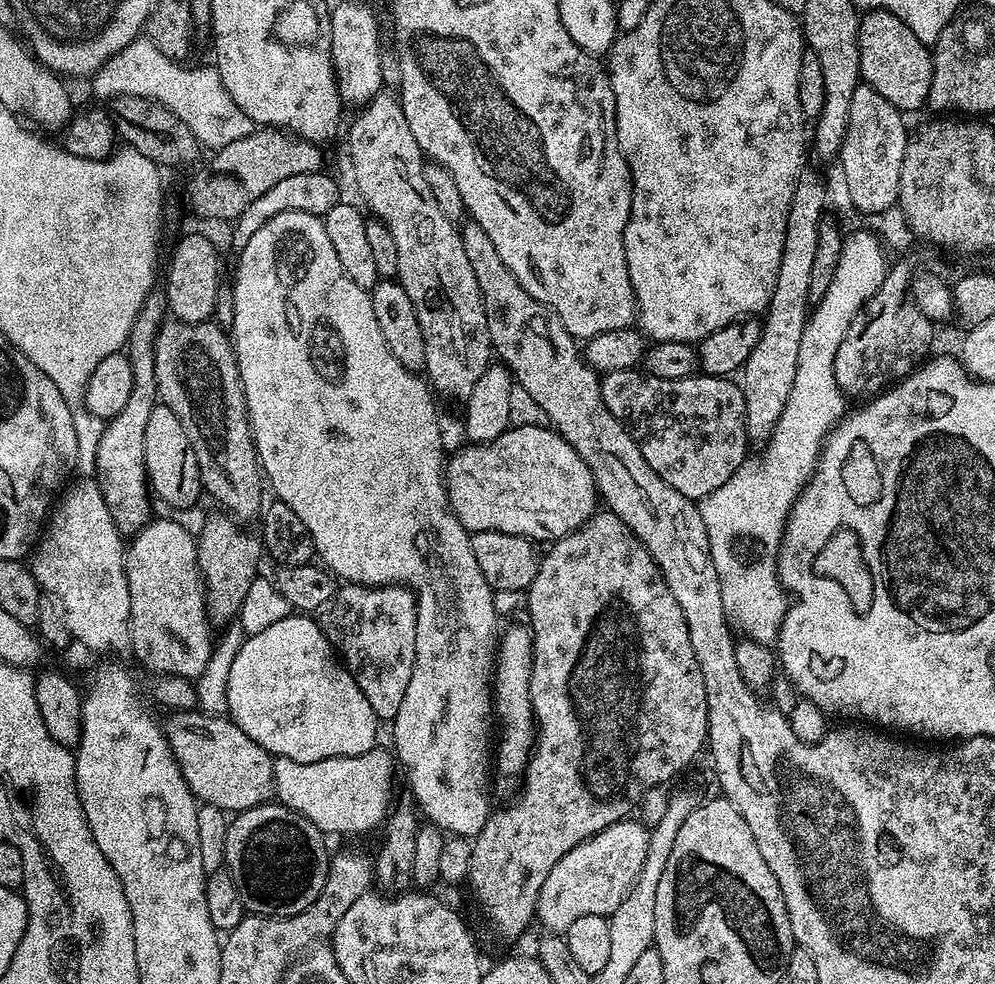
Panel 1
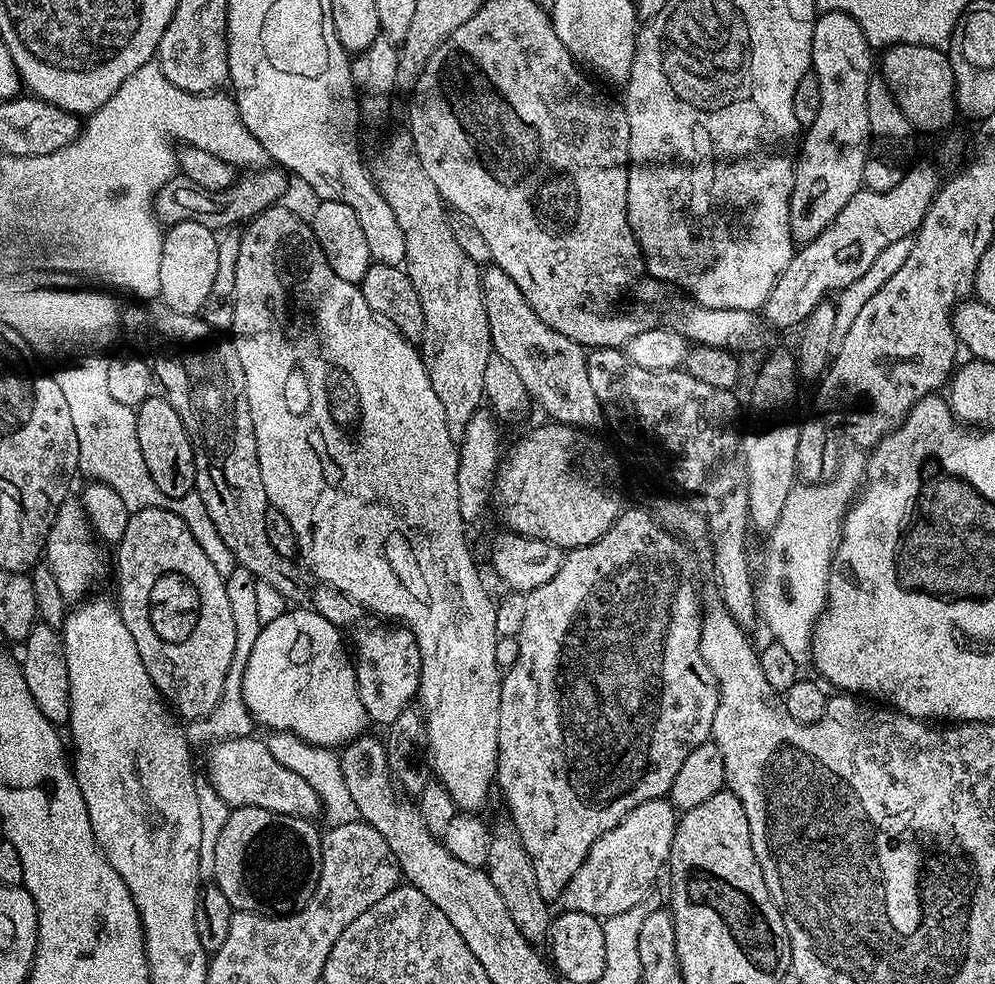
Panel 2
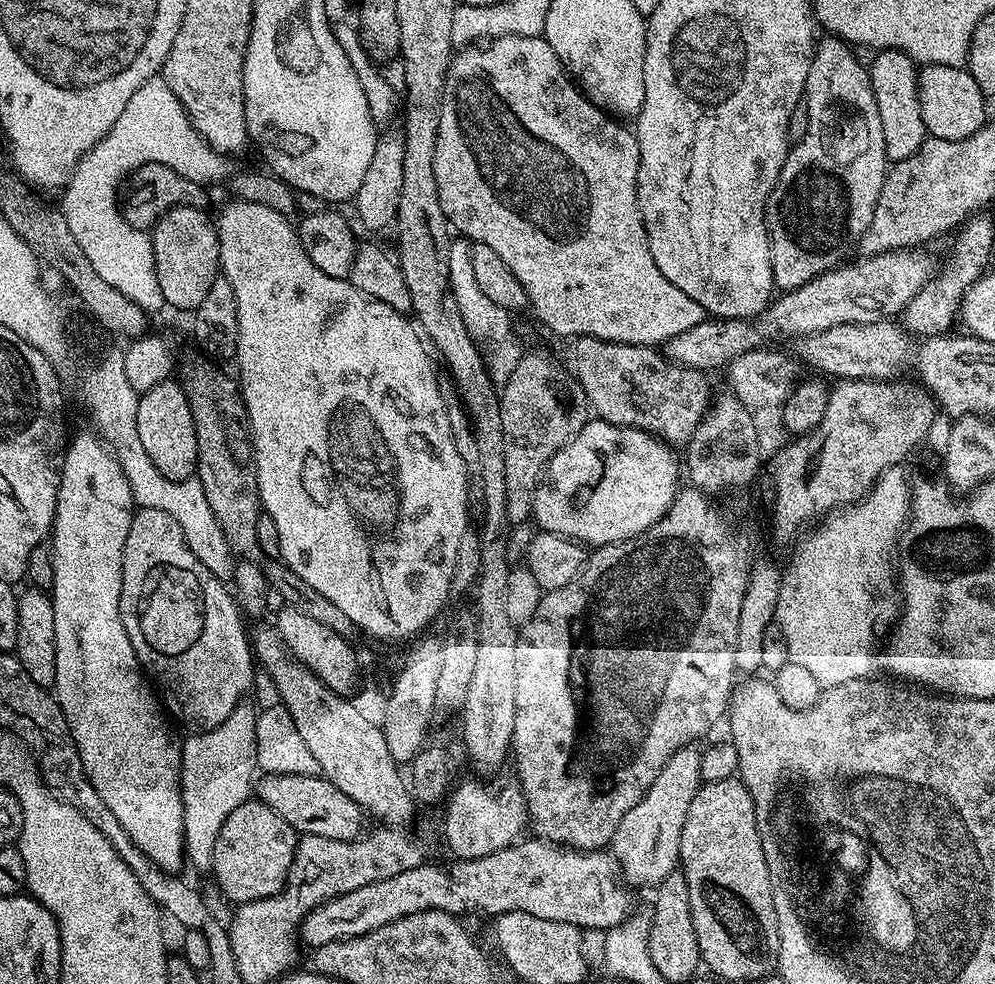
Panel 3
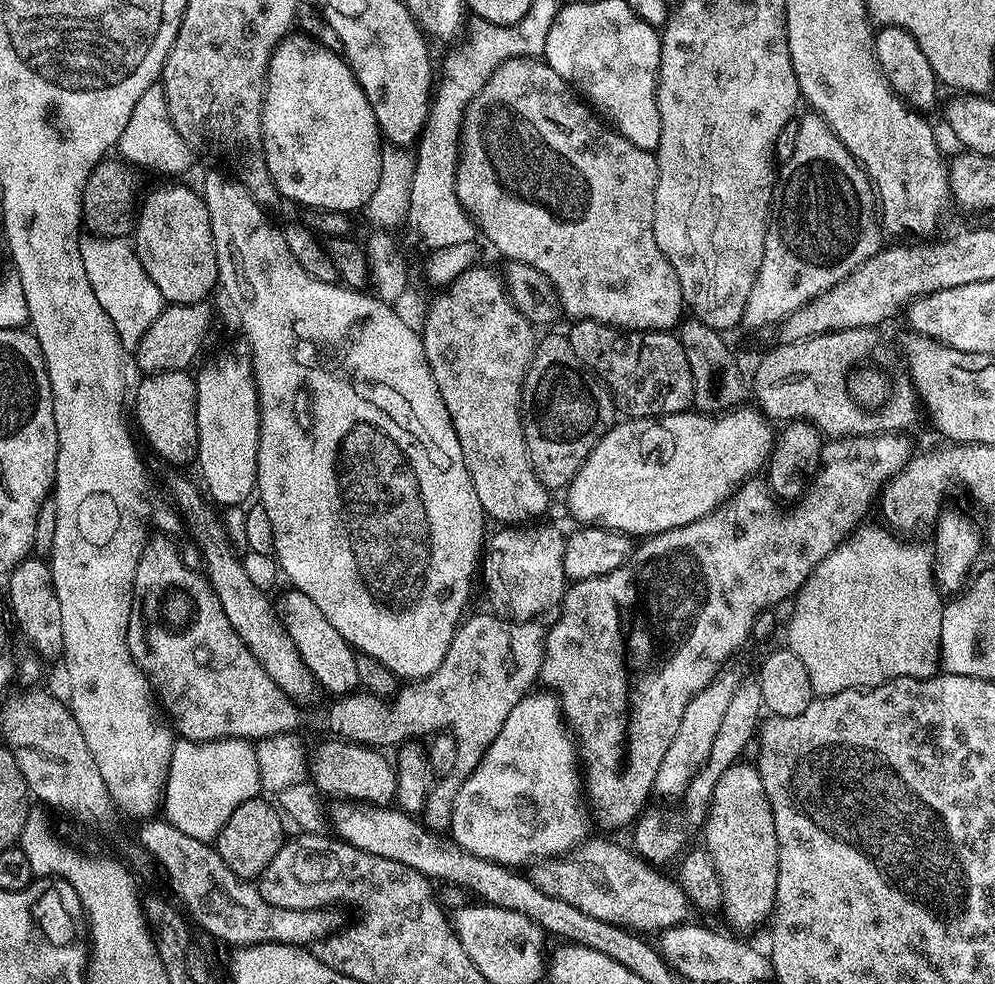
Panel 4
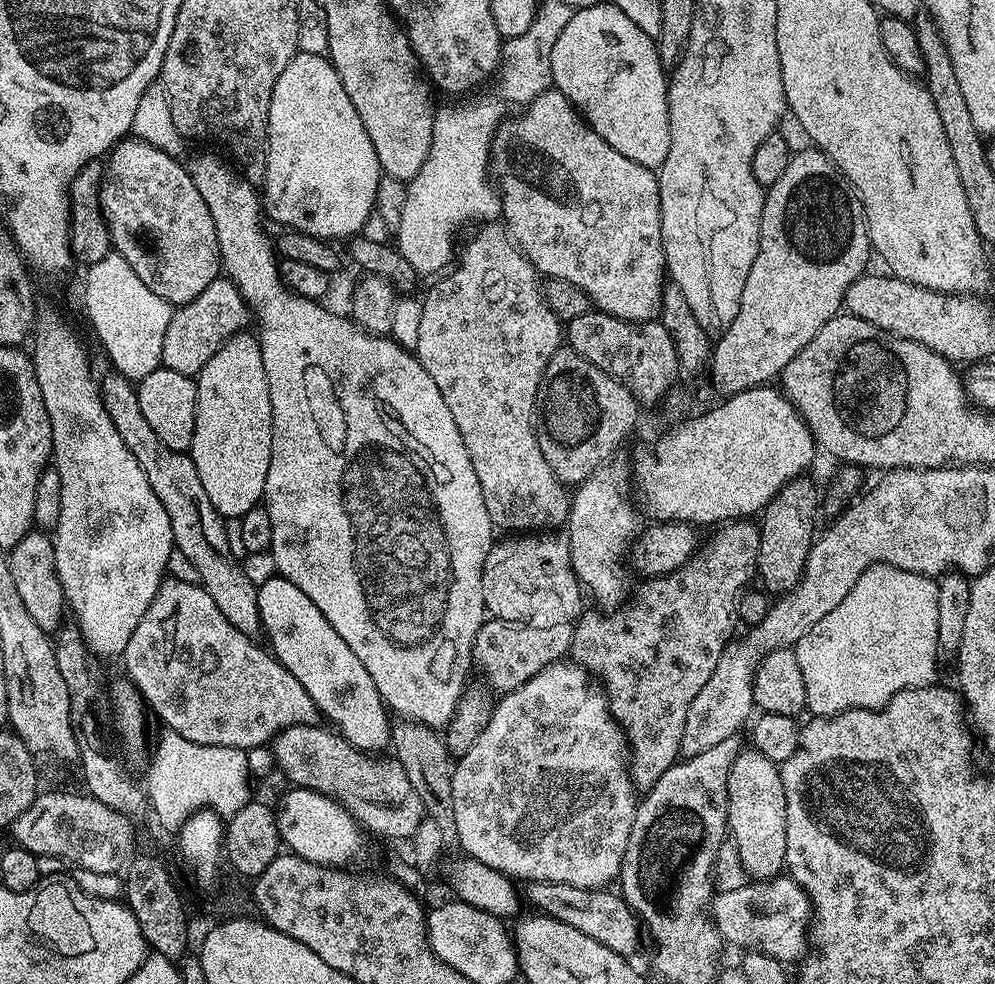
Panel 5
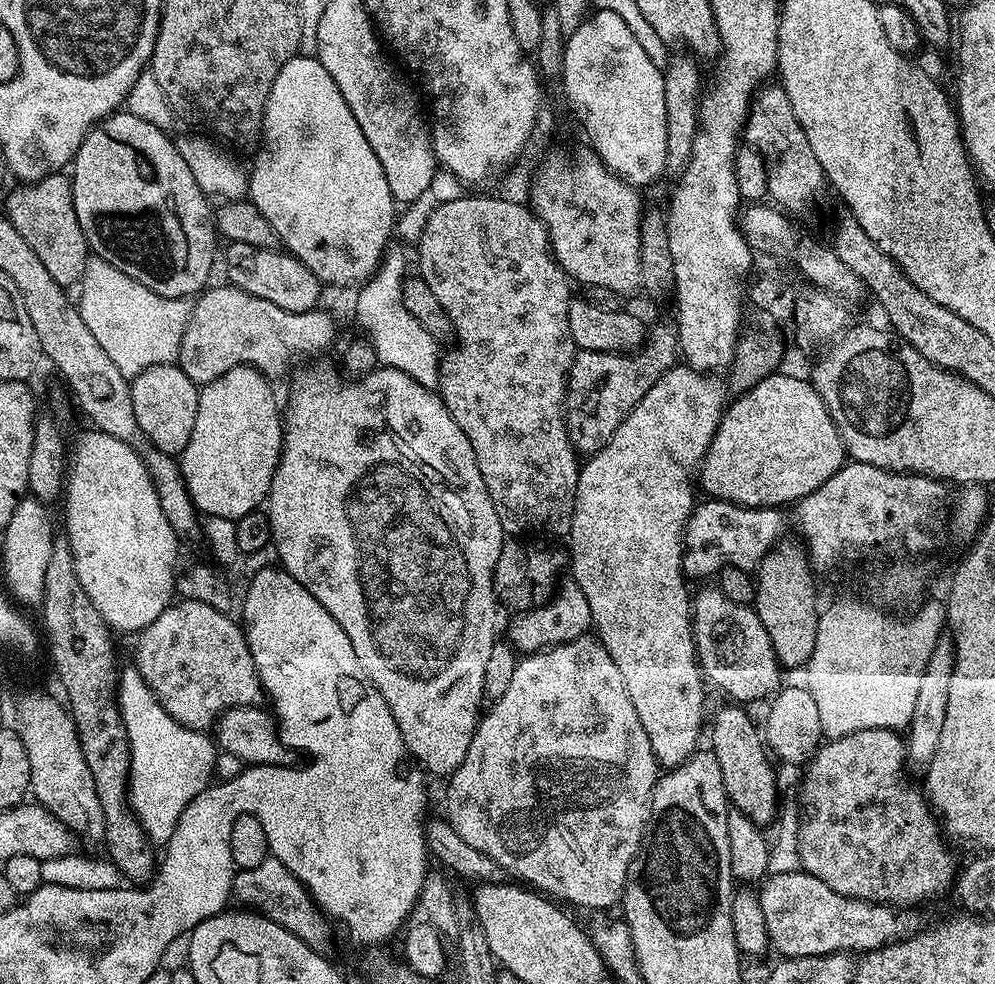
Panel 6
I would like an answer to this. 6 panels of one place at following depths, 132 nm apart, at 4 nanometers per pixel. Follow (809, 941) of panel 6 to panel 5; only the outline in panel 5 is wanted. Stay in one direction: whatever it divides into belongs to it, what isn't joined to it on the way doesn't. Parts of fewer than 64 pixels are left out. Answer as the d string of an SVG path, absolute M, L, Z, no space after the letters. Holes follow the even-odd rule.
M787 874L763 882L749 882L738 890L717 891L710 909L721 941L729 940L740 950L764 952L785 962L799 961L809 951L812 914L808 895Z

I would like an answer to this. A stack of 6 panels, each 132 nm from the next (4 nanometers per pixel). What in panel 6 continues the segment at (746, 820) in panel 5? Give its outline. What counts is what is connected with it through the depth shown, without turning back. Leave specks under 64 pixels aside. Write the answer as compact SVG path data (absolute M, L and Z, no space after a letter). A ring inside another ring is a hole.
M743 707L724 708L720 717L712 724L712 744L710 750L722 766L722 782L728 795L728 803L743 816L749 816L755 824L767 826L778 816L776 802L776 772L772 769L769 749L761 729L743 712Z

